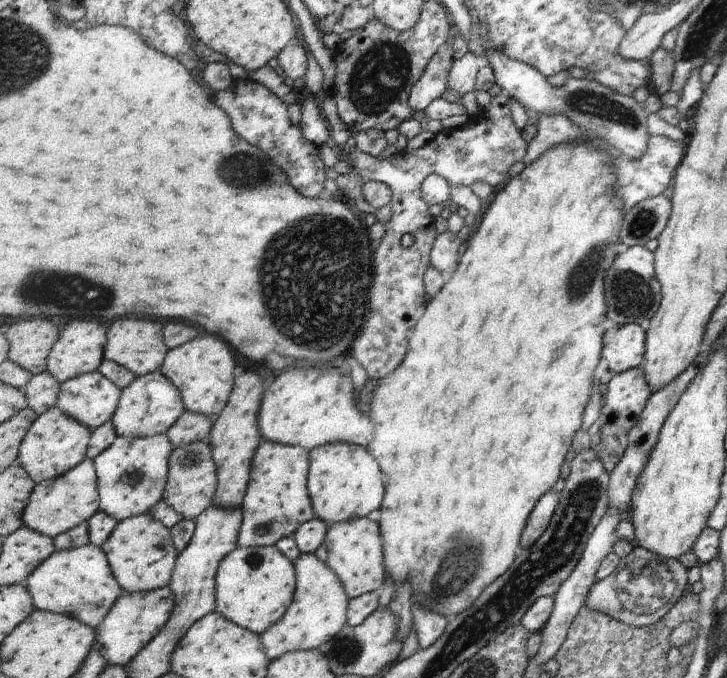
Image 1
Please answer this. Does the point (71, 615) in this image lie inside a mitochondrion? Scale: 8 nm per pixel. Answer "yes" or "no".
no

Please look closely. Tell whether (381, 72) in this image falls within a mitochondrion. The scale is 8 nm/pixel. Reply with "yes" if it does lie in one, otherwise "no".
yes

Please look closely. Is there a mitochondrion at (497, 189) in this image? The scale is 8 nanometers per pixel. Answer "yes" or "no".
no

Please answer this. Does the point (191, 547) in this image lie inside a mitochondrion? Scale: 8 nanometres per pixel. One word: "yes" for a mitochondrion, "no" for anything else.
no

